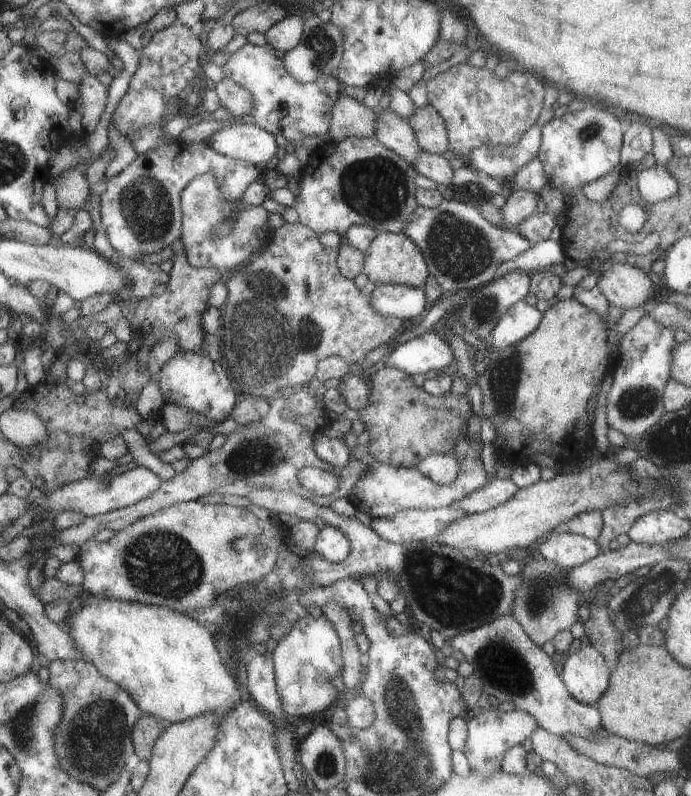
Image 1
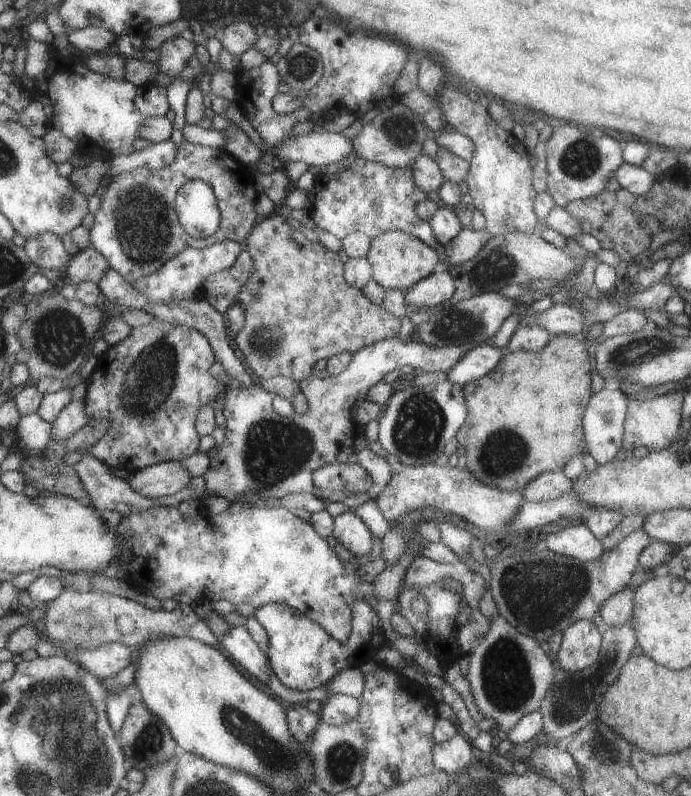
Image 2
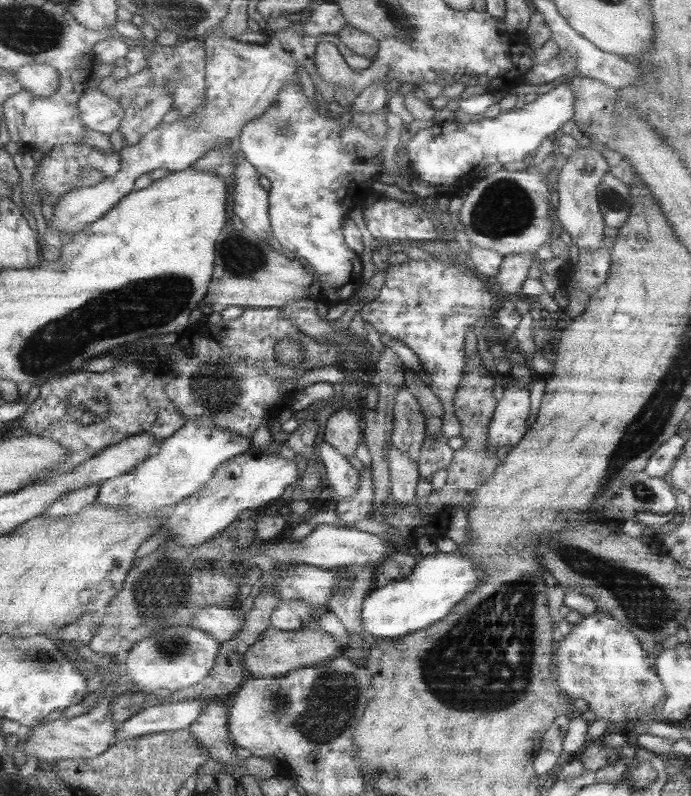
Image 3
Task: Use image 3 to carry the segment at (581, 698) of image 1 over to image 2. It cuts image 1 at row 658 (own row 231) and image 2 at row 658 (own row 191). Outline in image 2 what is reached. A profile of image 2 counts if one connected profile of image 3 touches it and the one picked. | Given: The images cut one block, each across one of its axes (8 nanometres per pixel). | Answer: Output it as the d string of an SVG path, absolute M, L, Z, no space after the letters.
M579 620L566 627L556 665L570 674L592 666L598 660L602 646L601 629L589 620Z

